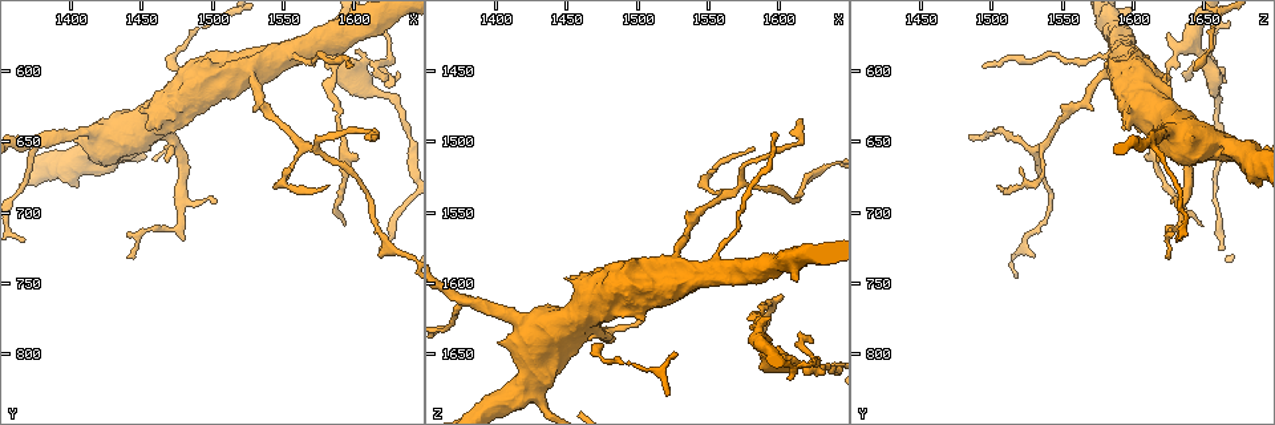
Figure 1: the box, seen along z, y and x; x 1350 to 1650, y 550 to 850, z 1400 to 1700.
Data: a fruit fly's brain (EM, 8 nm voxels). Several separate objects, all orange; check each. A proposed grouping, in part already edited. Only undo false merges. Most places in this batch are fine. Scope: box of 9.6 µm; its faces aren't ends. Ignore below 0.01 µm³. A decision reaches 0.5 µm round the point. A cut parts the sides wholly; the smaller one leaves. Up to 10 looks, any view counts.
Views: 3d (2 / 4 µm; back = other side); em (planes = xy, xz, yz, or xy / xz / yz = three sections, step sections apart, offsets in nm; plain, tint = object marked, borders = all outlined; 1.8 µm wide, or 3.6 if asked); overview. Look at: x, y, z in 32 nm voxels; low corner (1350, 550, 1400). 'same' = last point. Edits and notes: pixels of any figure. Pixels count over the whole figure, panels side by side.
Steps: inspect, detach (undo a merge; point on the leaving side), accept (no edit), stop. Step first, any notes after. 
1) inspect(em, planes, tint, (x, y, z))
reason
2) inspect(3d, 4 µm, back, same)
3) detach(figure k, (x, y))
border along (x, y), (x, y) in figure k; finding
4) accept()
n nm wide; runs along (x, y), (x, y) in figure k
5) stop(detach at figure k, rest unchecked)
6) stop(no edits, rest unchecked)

inspect(em, planes, tint, (1526, 602, 1584))
abrupt turn

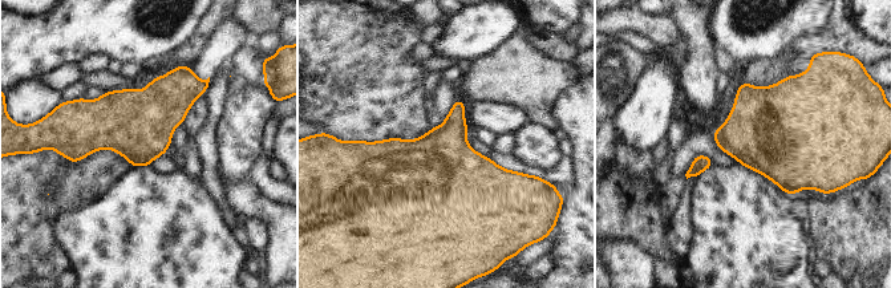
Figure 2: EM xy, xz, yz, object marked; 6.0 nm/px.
accept()
420 nm wide; one neuron here

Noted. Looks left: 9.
inspect(3d, 2 µm, back, (1572, 656, 1528))
four or more arms meet

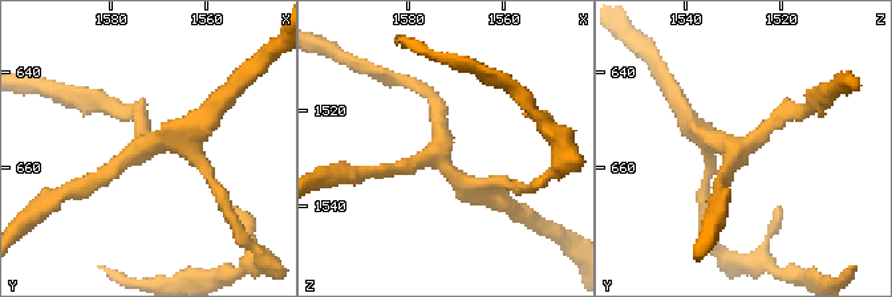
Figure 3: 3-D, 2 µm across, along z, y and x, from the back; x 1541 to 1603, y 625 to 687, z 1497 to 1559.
inspect(em, planes, tint, (1574, 655, 1529))
4 arms; need the tissue

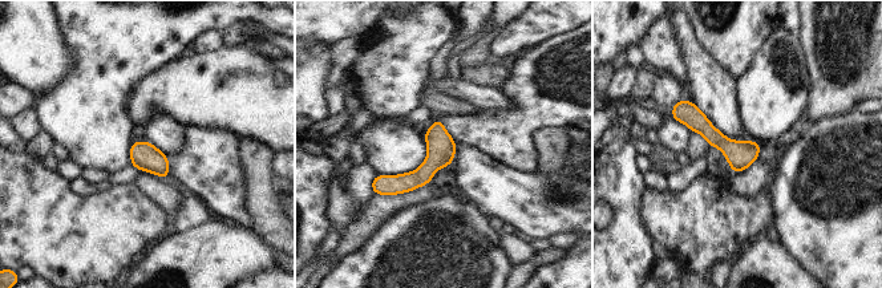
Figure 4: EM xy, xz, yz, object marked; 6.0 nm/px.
accept()
runs along (675, 109), (753, 157) in figure 4; all the same neuron

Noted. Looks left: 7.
inspect(em, 3.6 µm, xz, step 4, tint, (1472, 648, 1632))

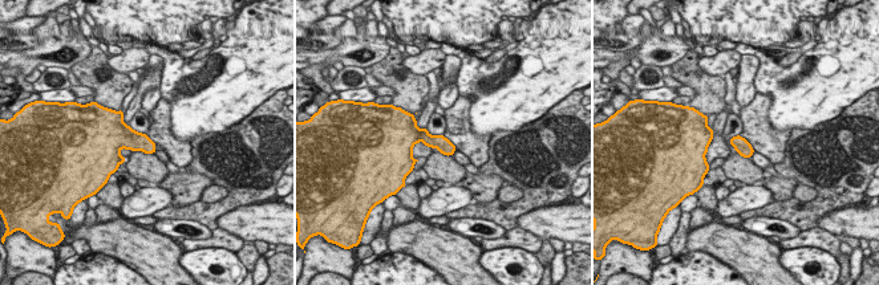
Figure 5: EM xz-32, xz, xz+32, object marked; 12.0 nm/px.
accept()
all the same neuron

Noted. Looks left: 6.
inspect(em, planes, tint, (1380, 652, 1610))
arms part here

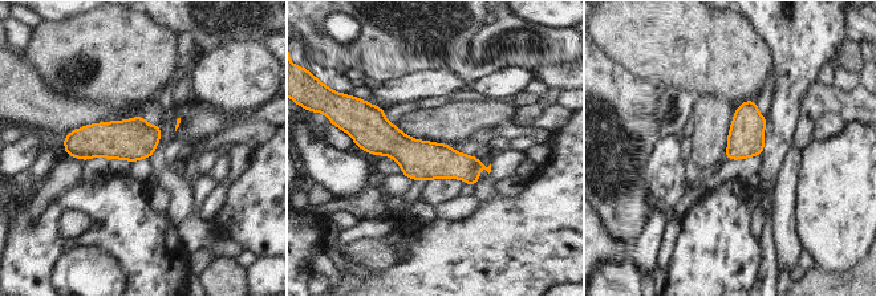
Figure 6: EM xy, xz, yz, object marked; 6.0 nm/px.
accept()
220 nm wide; runs along (357, 134), (475, 177) in figure 6; continuous, no second neuron

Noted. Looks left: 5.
stop(no edits, rest unchecked)

